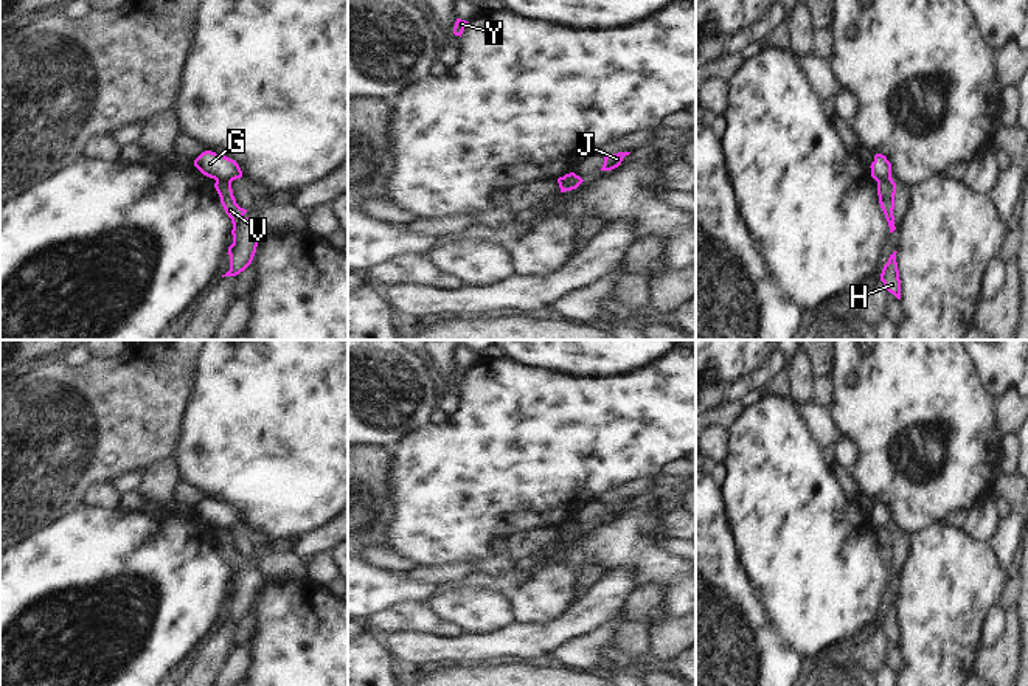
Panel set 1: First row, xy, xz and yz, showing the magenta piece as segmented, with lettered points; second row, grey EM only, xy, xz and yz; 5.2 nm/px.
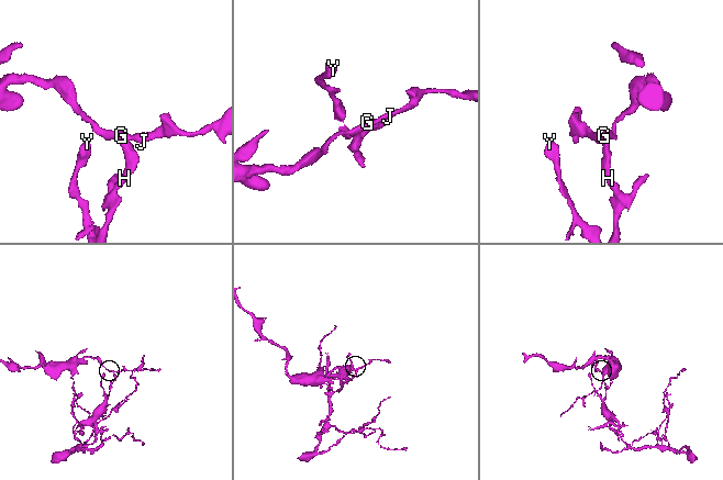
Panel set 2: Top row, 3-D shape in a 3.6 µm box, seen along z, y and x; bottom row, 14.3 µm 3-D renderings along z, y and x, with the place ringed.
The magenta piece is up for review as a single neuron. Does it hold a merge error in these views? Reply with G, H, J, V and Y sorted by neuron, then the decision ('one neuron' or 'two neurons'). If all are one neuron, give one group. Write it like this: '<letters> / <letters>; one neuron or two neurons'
G J / H V Y; two neurons

